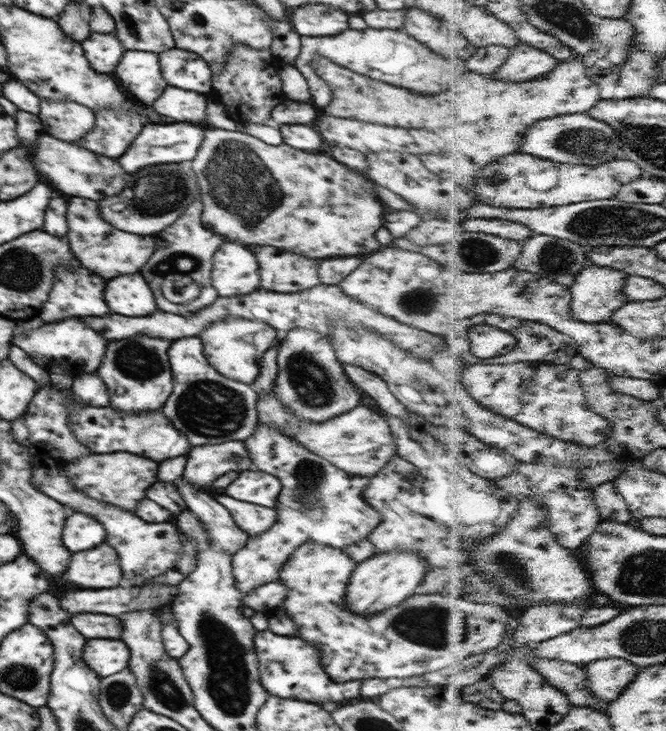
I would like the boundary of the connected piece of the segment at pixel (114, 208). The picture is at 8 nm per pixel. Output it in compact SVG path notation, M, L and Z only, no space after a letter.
M162 163L146 166L132 174L132 180L118 196L104 198L98 202L102 218L118 230L132 234L154 234L176 222L184 214L184 206L200 197L197 178L184 173L179 163Z

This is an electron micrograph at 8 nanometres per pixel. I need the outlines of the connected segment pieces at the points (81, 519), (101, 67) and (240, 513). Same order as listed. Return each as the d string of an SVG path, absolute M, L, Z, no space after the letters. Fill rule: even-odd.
M76 511L71 514L66 518L62 532L62 542L71 553L92 549L106 540L106 530L96 518Z
M91 32L80 43L90 66L100 74L112 74L125 51L113 33Z
M226 494L214 496L222 506L226 506L234 522L245 530L250 537L265 533L277 519L277 512L265 506L256 506L251 502L240 502Z

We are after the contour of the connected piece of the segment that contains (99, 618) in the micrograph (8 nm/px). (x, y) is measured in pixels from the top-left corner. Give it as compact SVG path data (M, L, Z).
M74 614L72 616L74 628L84 634L86 638L120 638L120 620L106 614Z

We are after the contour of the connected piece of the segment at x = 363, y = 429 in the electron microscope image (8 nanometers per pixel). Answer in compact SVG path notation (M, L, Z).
M274 393L259 394L257 415L260 423L268 423L276 430L296 439L309 451L320 455L347 473L372 477L378 474L396 454L396 443L390 434L388 421L382 418L382 412L374 414L362 404L326 422L306 422L293 416Z

